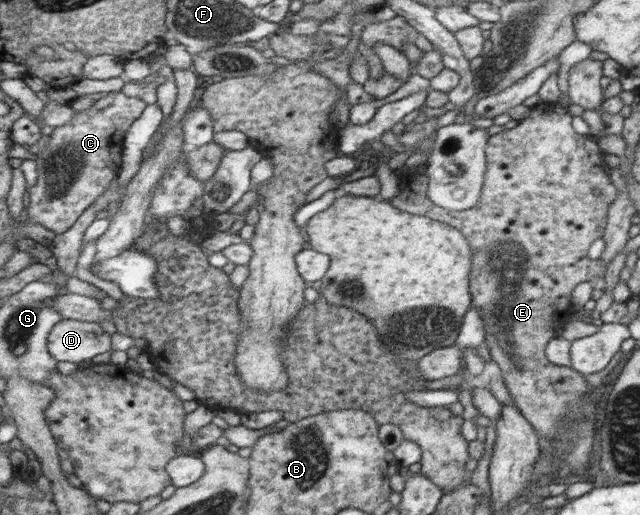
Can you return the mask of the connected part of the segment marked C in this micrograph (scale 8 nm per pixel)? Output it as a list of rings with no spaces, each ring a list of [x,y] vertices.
[[[123,91],[110,92],[106,97],[96,100],[90,108],[75,111],[70,122],[48,130],[44,143],[40,145],[40,150],[36,154],[37,182],[29,189],[29,214],[22,222],[36,221],[38,225],[42,225],[55,235],[67,232],[117,177],[117,169],[122,162],[122,141],[126,131],[147,106],[148,103],[144,99],[134,98]]]

